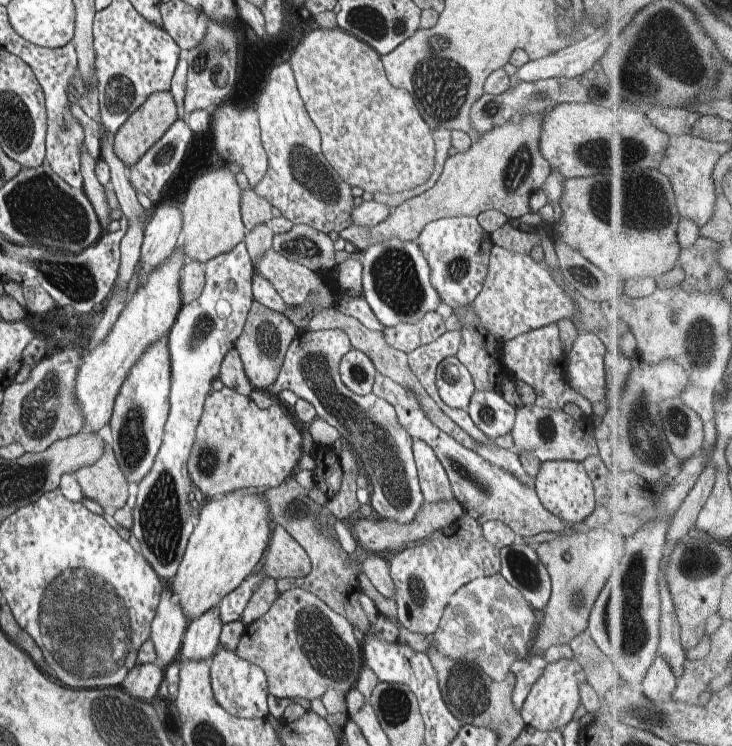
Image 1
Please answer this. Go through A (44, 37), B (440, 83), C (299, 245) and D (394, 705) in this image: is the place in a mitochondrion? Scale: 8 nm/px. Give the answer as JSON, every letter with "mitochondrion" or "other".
{"A":"other","B":"mitochondrion","C":"mitochondrion","D":"mitochondrion"}

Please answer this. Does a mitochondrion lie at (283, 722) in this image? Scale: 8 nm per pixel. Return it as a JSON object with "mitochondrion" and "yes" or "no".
{"mitochondrion":"no"}

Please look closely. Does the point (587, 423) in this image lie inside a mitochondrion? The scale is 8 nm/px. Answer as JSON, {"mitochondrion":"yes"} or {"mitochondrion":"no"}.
{"mitochondrion":"no"}

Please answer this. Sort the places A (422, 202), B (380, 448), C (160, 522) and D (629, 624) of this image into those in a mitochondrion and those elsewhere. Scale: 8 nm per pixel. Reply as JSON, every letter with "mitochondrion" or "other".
{"A":"other","B":"mitochondrion","C":"mitochondrion","D":"mitochondrion"}

